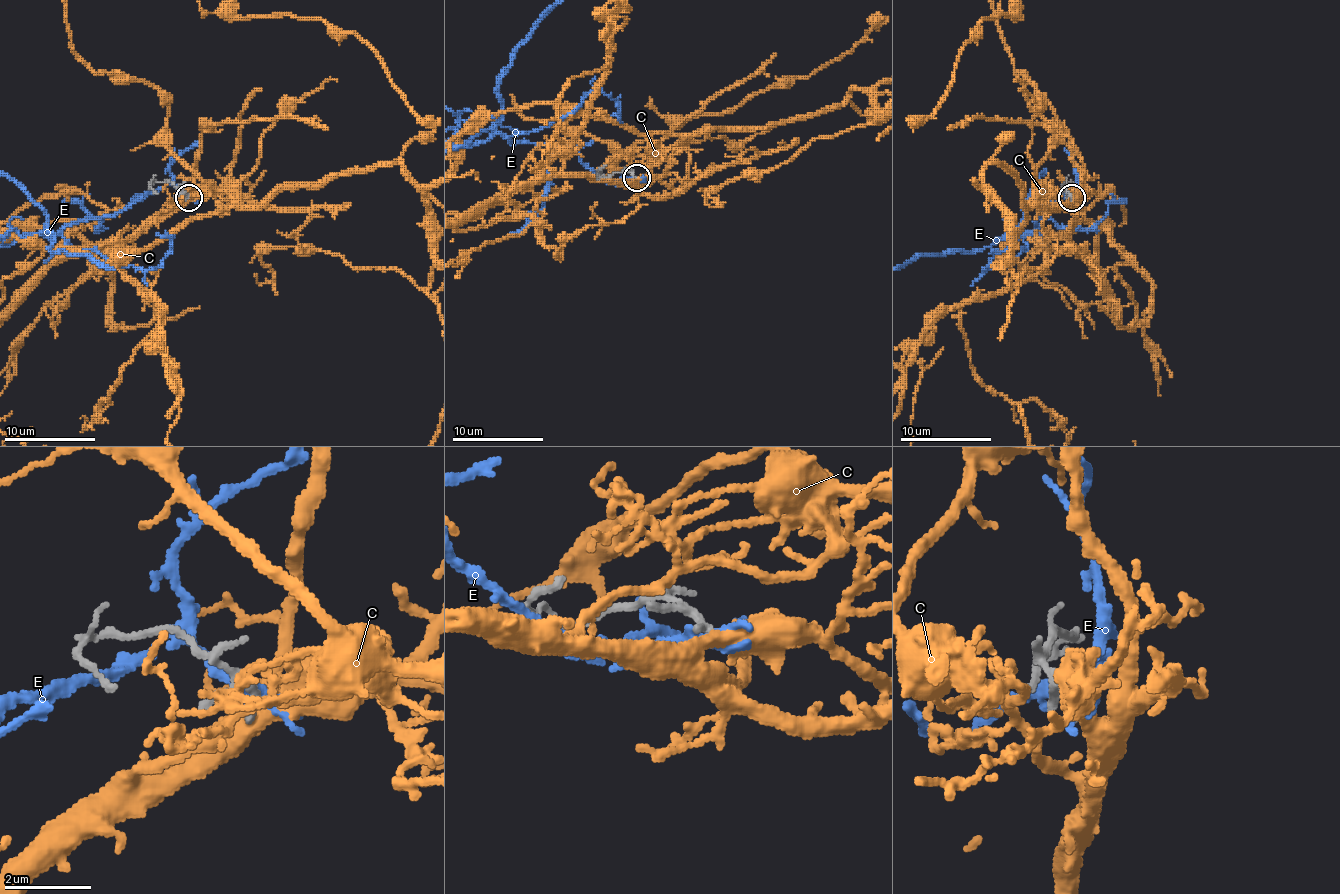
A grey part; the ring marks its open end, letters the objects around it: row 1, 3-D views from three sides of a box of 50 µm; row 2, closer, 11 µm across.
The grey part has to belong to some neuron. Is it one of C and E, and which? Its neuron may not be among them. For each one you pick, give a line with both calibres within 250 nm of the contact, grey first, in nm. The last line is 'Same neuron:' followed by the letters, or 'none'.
C: 180/440 nm
Same neuron: C

